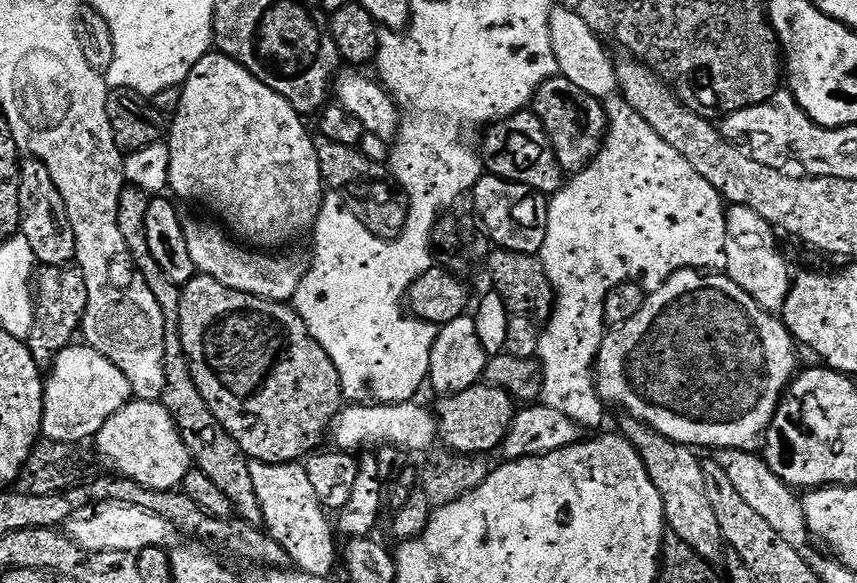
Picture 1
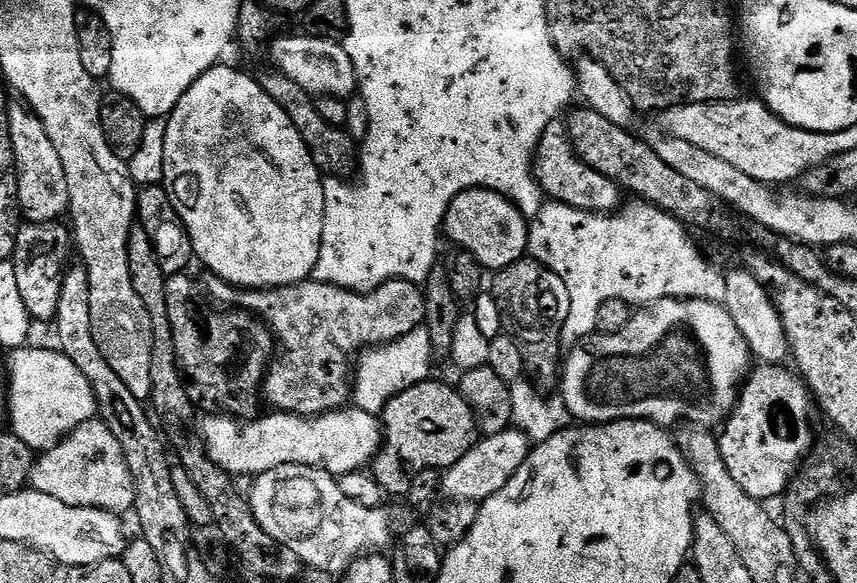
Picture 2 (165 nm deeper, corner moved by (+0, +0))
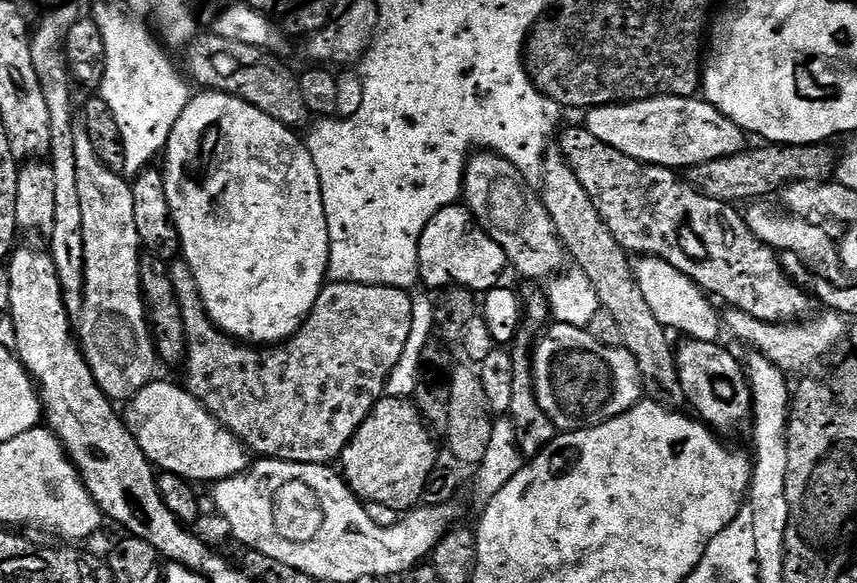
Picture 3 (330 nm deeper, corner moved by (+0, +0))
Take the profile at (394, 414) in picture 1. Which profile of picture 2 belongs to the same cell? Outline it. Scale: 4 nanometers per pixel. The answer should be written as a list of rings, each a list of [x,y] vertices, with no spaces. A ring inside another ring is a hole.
[[[345,406],[335,412],[325,412],[323,416],[293,416],[290,412],[273,411],[272,416],[261,415],[252,418],[243,428],[239,419],[227,414],[208,414],[204,420],[204,436],[202,443],[208,452],[208,457],[222,470],[226,470],[233,477],[248,476],[255,478],[274,470],[278,466],[287,464],[301,464],[302,466],[314,466],[326,470],[337,478],[348,472],[358,472],[367,469],[371,465],[375,455],[380,451],[382,443],[382,424],[371,412],[363,412],[355,406]]]

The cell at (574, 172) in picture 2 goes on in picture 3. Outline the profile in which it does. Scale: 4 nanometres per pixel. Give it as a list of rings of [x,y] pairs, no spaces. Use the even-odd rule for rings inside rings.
[[[586,126],[566,128],[558,136],[560,153],[566,158],[574,174],[578,174],[578,182],[582,182],[586,194],[590,194],[590,202],[598,206],[602,222],[606,222],[610,234],[614,234],[625,252],[657,256],[659,260],[674,266],[674,270],[689,276],[709,297],[717,301],[725,300],[725,305],[742,310],[762,322],[796,322],[809,315],[809,293],[785,274],[780,267],[780,257],[776,249],[763,244],[754,235],[743,215],[739,211],[736,213],[732,209],[735,207],[729,201],[703,196],[679,171],[657,164],[644,164],[614,150],[614,146],[606,146],[606,142],[598,142],[598,138],[594,138],[594,134],[590,134]]]

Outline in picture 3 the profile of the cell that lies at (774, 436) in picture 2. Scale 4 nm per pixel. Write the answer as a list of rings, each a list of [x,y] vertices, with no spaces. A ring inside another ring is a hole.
[[[691,338],[683,342],[675,354],[687,407],[696,408],[695,415],[720,434],[734,431],[739,424],[747,425],[752,415],[752,390],[748,387],[745,365],[741,361],[739,364],[735,354],[723,348],[723,343]]]

